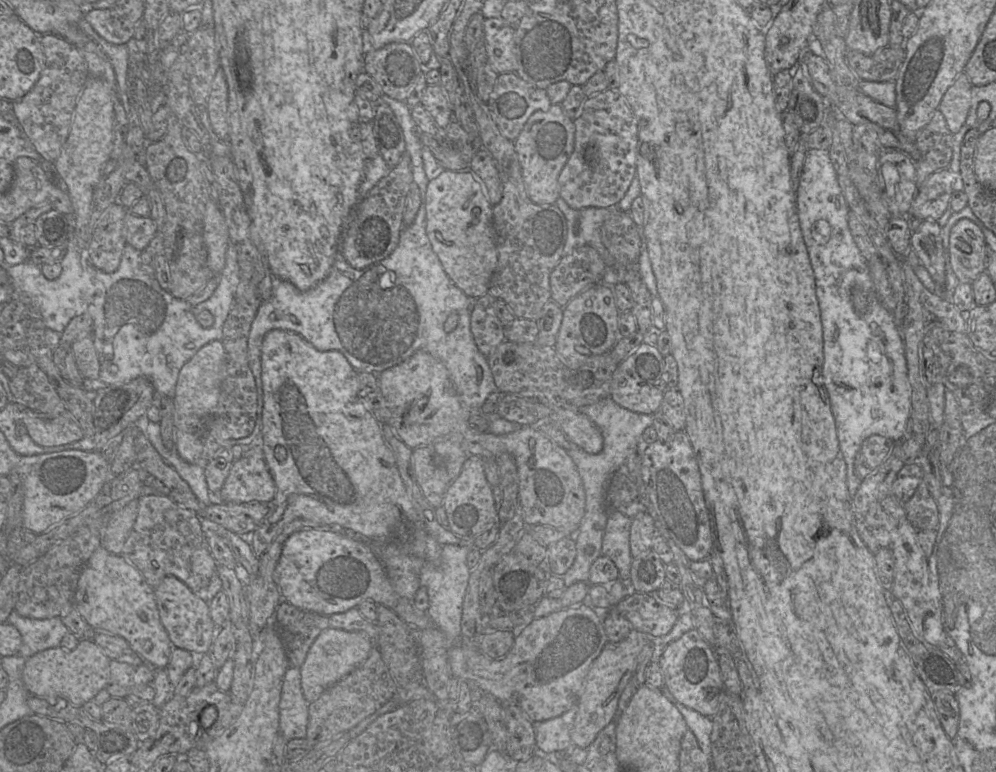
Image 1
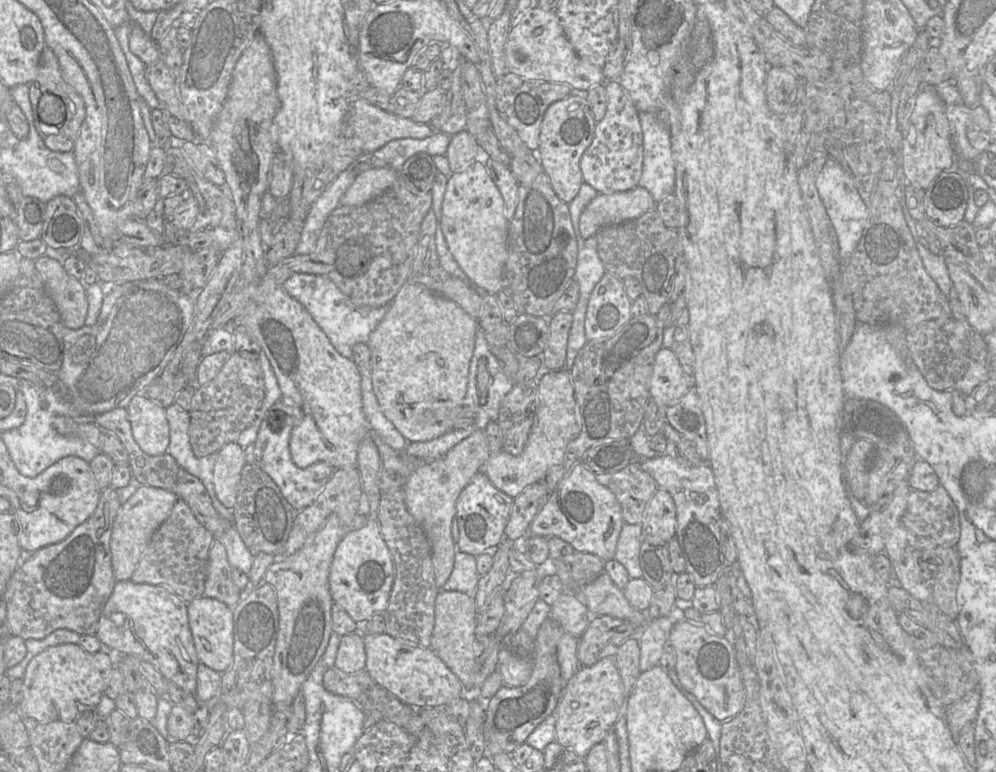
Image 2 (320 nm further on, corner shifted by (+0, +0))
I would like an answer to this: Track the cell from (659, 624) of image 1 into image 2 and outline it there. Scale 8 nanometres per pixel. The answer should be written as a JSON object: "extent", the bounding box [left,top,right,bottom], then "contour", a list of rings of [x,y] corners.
{"extent":[577,615,637,667],"contour":[[[610,615],[592,616],[579,639],[577,655],[581,667],[592,666],[605,657],[615,657],[622,643],[637,627],[630,621]]]}

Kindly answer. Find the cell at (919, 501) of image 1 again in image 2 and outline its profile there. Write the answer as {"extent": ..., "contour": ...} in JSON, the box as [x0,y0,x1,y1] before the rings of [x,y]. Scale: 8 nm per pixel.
{"extent":[903,485,960,546],"contour":[[[941,485],[933,491],[910,490],[903,524],[917,537],[931,538],[940,546],[956,546],[960,537],[958,509]]]}

